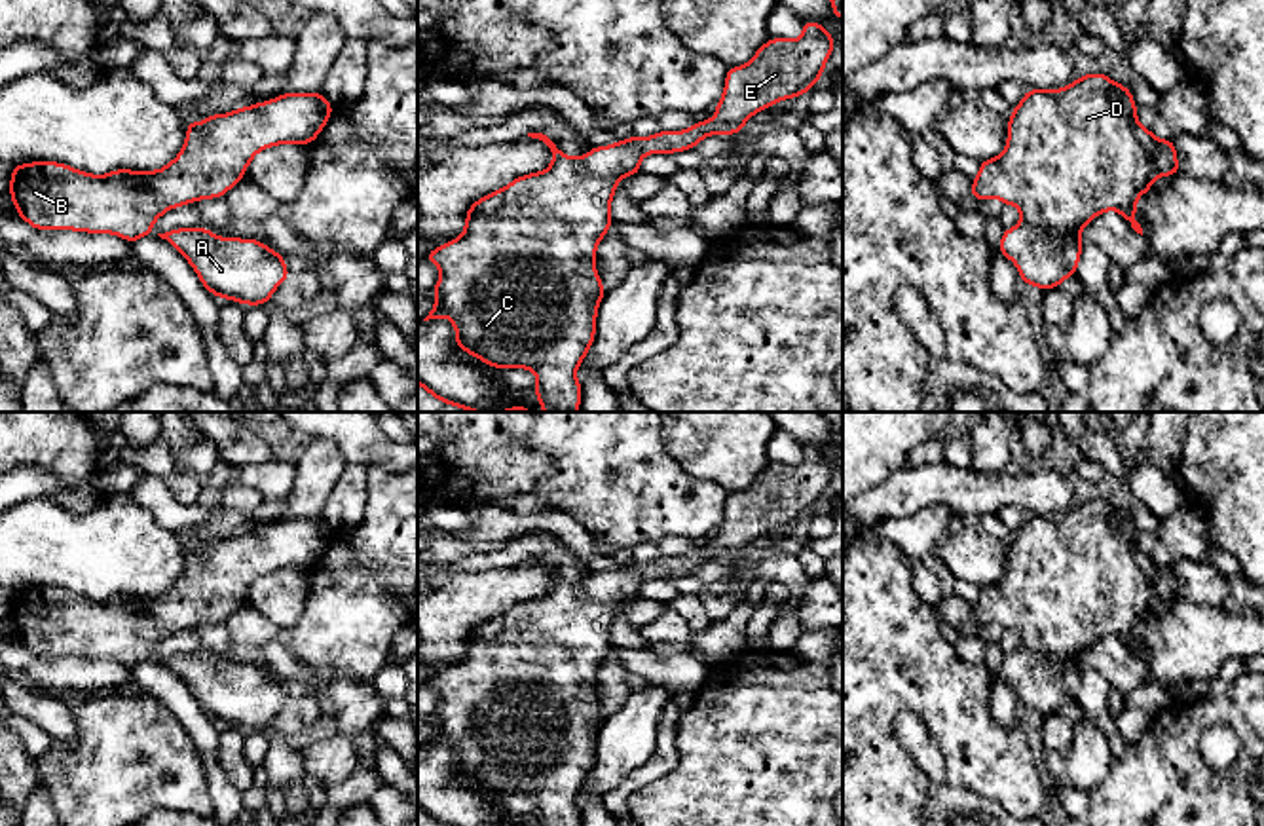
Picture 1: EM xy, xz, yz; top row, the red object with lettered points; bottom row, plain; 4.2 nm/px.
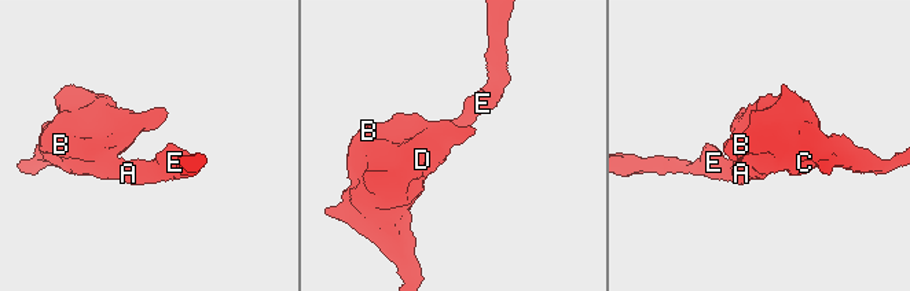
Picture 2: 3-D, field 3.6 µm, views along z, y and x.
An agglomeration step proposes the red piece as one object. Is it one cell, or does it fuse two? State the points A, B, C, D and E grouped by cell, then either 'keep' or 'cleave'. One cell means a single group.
A B C D E | keep

